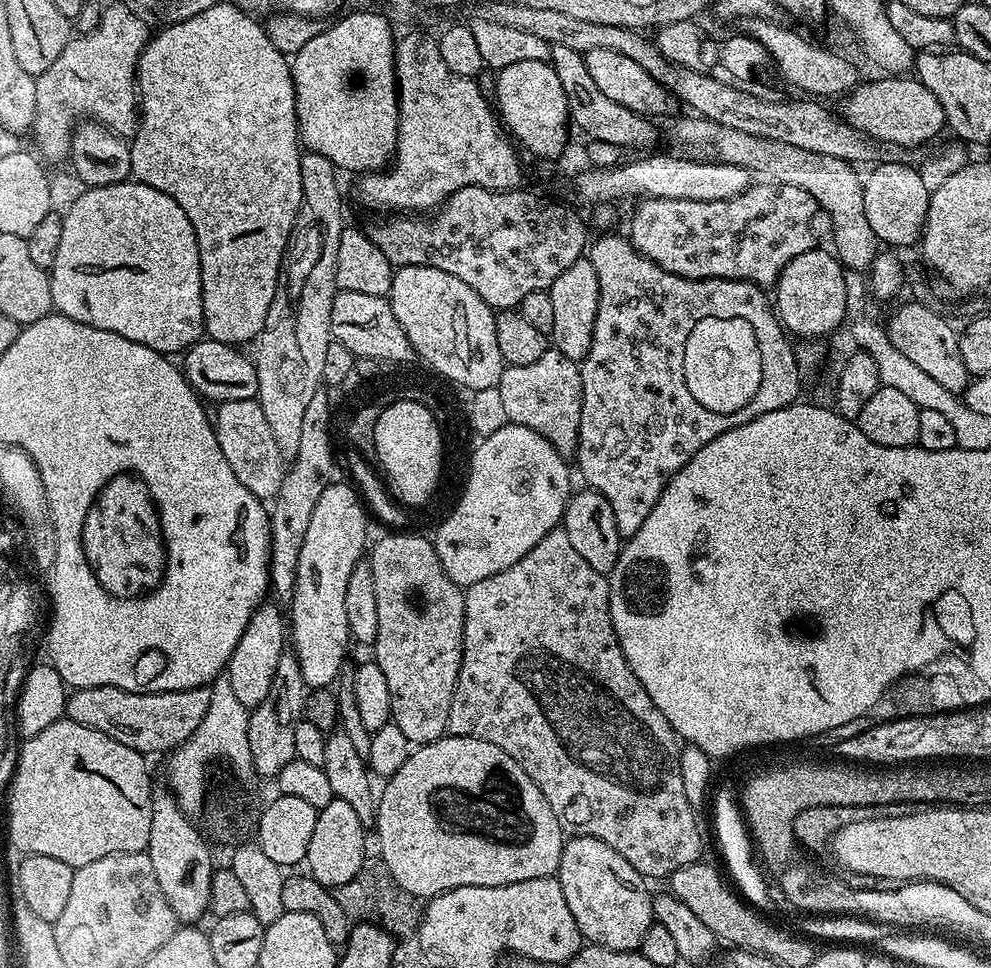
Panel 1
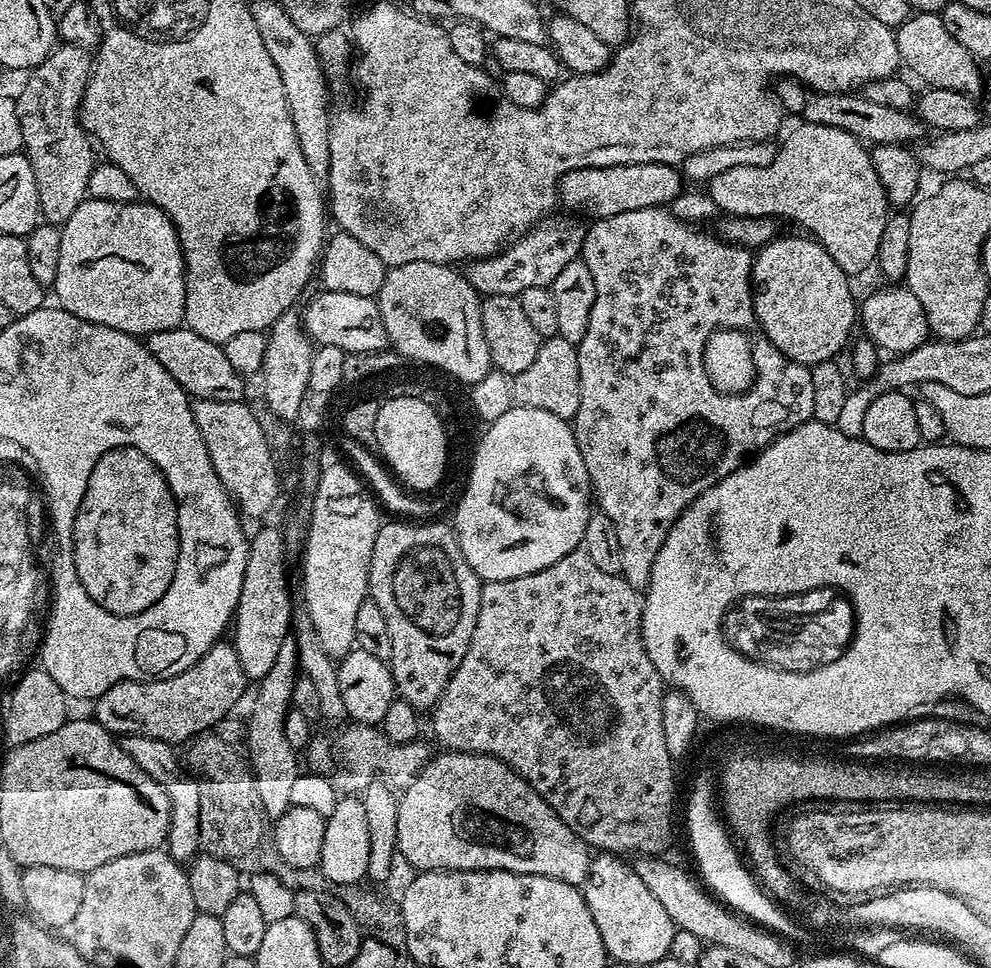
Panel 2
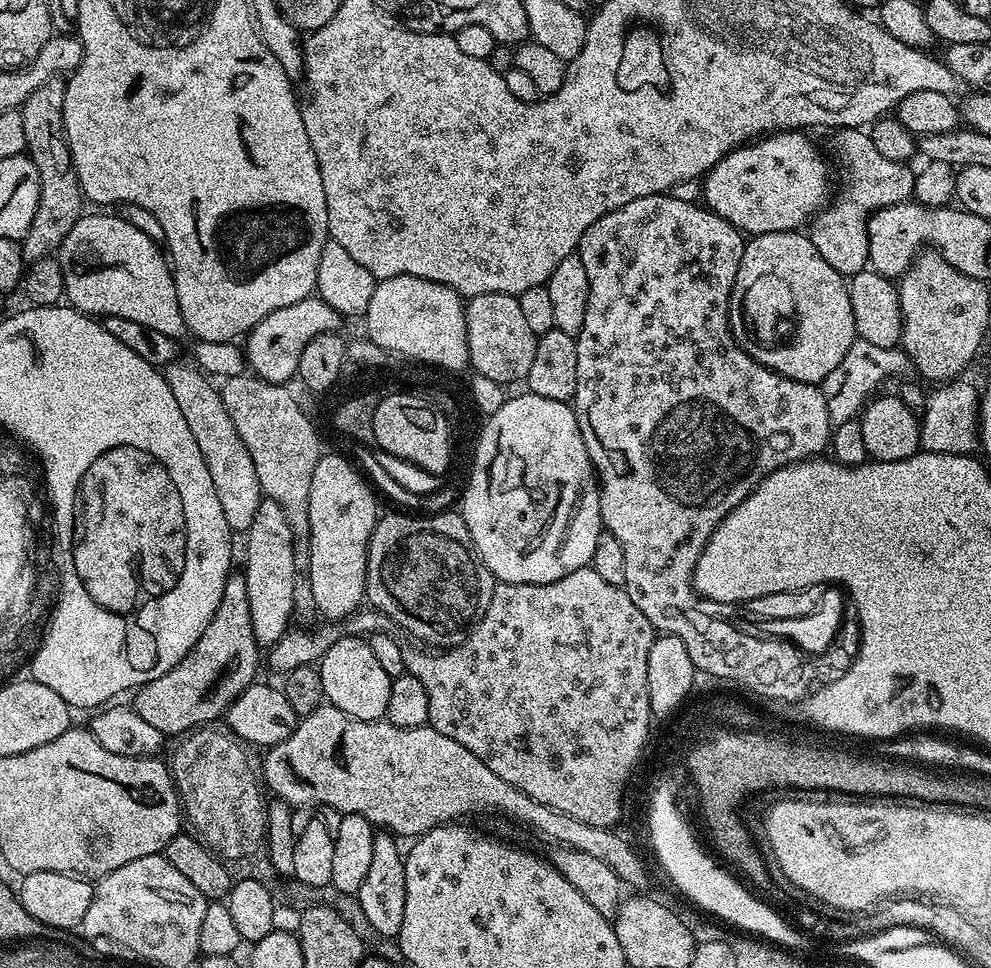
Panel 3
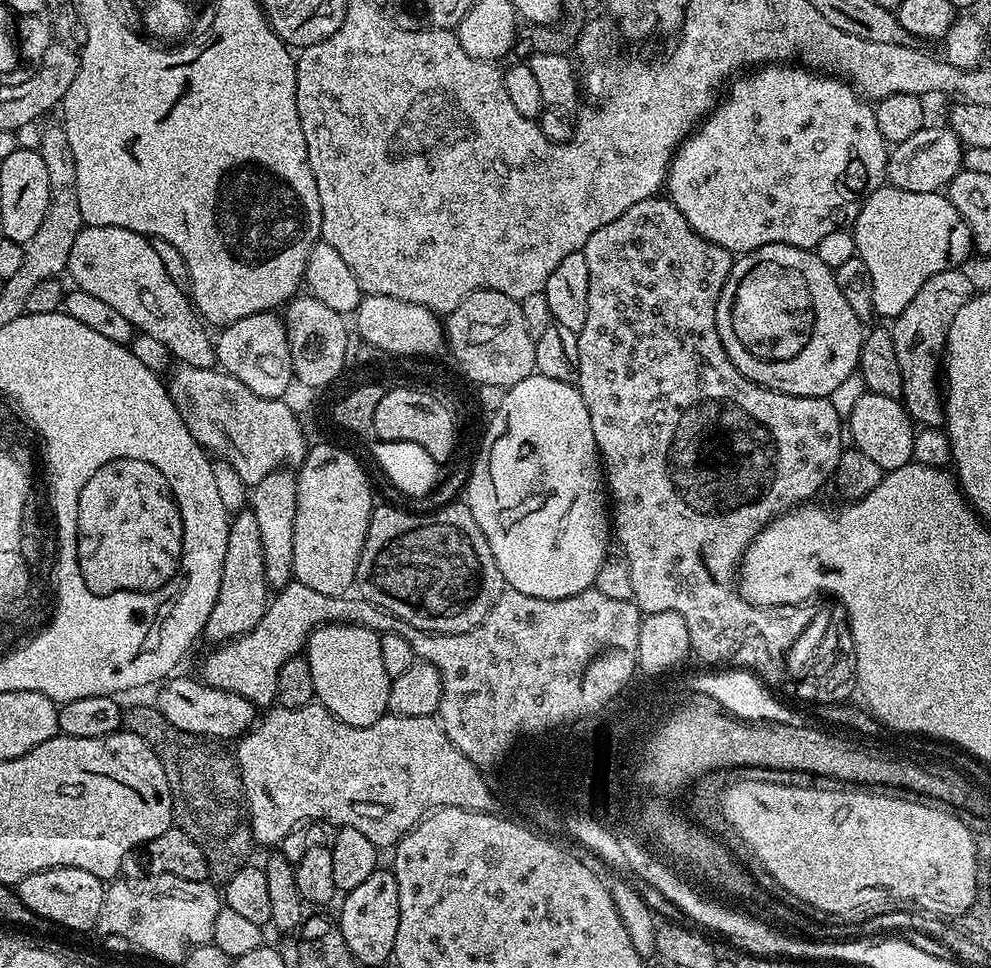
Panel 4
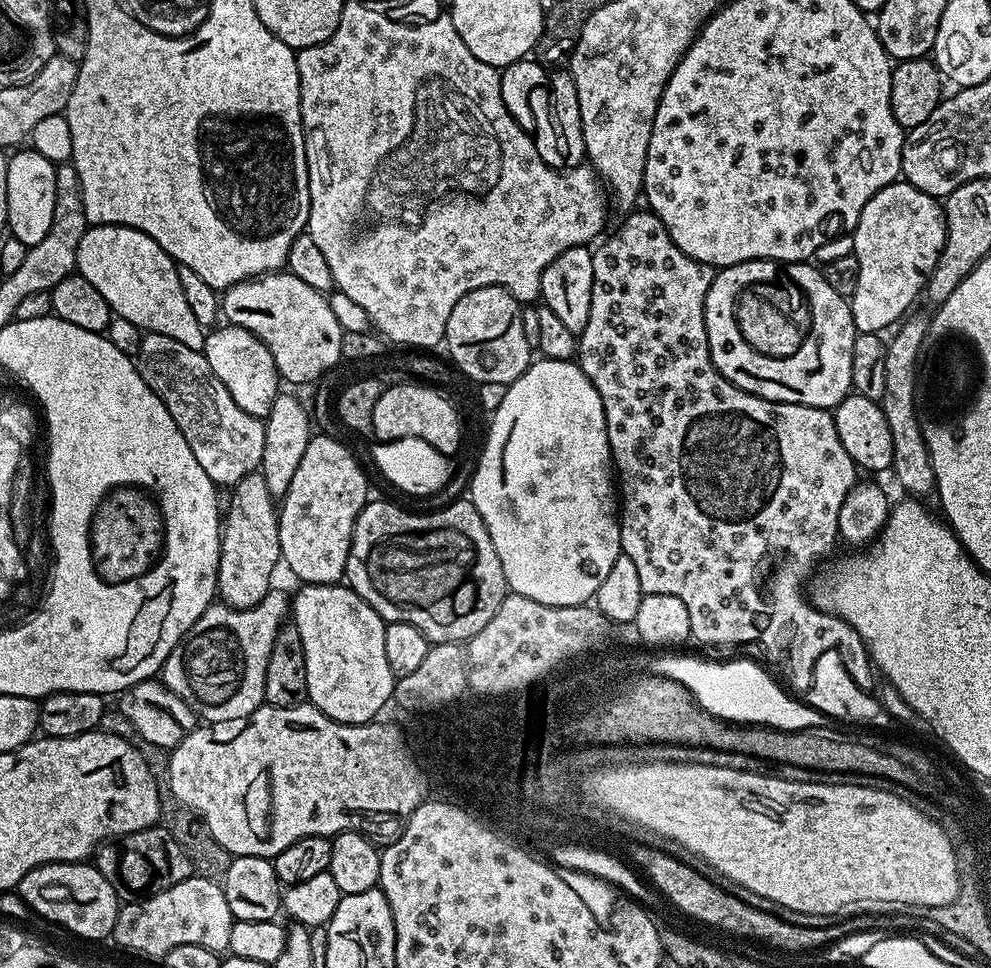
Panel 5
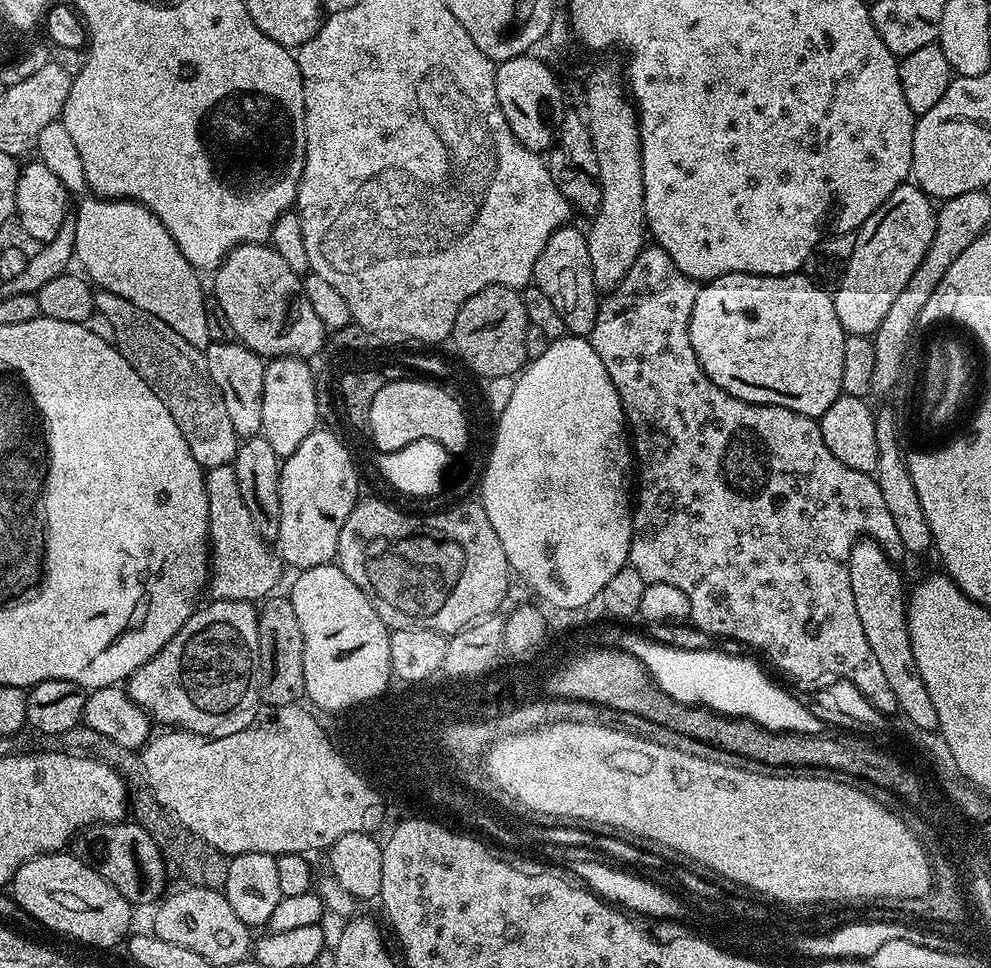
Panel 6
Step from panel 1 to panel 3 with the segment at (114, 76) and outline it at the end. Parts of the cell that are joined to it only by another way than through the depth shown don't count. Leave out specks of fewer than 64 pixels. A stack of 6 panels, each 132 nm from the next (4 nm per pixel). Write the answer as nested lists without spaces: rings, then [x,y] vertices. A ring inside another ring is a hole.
[[[60,78],[38,86],[38,90],[34,90],[34,94],[30,94],[30,98],[26,98],[26,102],[18,110],[25,130],[26,154],[34,162],[34,166],[38,166],[40,183],[38,210],[34,210],[34,222],[30,222],[30,230],[26,230],[22,241],[24,259],[28,262],[53,255],[66,238],[66,234],[74,230],[86,208],[84,194],[76,183],[75,172],[66,170],[66,141],[62,114],[64,86],[65,81]]]

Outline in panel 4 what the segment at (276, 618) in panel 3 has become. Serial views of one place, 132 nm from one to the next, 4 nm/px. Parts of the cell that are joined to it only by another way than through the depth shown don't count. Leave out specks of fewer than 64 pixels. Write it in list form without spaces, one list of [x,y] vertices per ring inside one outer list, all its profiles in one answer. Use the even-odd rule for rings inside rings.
[[[277,470],[266,474],[262,482],[251,485],[246,496],[247,507],[258,522],[262,537],[262,558],[269,589],[279,590],[293,579],[292,559],[294,558],[294,514],[296,513],[296,475],[290,470]]]

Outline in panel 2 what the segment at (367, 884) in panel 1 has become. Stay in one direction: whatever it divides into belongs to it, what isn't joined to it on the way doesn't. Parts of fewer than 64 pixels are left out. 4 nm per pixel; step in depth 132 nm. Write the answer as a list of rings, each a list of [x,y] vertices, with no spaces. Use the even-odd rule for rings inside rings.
[[[201,734],[187,745],[186,768],[198,786],[198,826],[200,827],[200,847],[203,855],[222,858],[222,862],[230,862],[234,870],[245,877],[268,874],[277,876],[289,888],[297,893],[302,890],[314,890],[319,887],[326,894],[334,894],[354,914],[354,922],[358,922],[361,933],[371,939],[386,942],[386,946],[397,950],[404,948],[406,942],[406,926],[395,903],[387,904],[371,887],[364,888],[363,883],[339,884],[321,879],[318,884],[316,868],[295,868],[282,858],[276,849],[270,824],[260,824],[260,816],[268,819],[262,806],[262,798],[258,798],[258,786],[252,776],[252,769],[245,757],[240,756],[216,734]]]

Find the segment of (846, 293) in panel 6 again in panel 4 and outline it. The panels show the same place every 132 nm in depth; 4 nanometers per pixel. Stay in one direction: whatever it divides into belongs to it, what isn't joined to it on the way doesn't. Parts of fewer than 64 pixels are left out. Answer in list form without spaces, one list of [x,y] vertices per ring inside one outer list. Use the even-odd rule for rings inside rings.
[[[881,186],[865,200],[854,225],[856,250],[870,270],[870,282],[874,286],[874,313],[877,317],[895,318],[910,306],[910,298],[928,279],[939,272],[947,272],[951,264],[964,264],[968,255],[973,255],[972,231],[958,214],[958,210],[940,192],[911,192],[891,186]]]

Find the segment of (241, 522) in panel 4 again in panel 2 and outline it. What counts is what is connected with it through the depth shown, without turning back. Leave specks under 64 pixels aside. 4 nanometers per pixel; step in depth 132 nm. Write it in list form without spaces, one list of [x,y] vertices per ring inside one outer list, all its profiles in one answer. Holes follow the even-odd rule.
[[[216,643],[202,658],[198,658],[198,662],[194,662],[194,666],[182,670],[182,674],[174,674],[165,680],[123,680],[110,686],[110,690],[106,690],[94,701],[96,723],[102,725],[107,732],[120,738],[145,736],[146,738],[158,738],[173,746],[191,742],[197,736],[215,729],[212,727],[219,720],[226,719],[228,711],[243,698],[244,684],[246,685],[246,677],[242,670],[242,662],[238,662],[235,643],[224,643]]]

